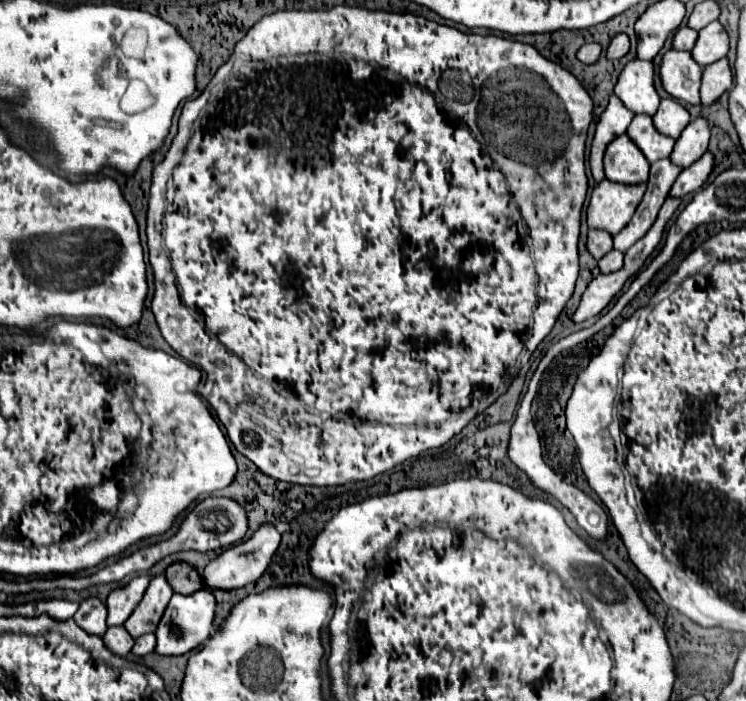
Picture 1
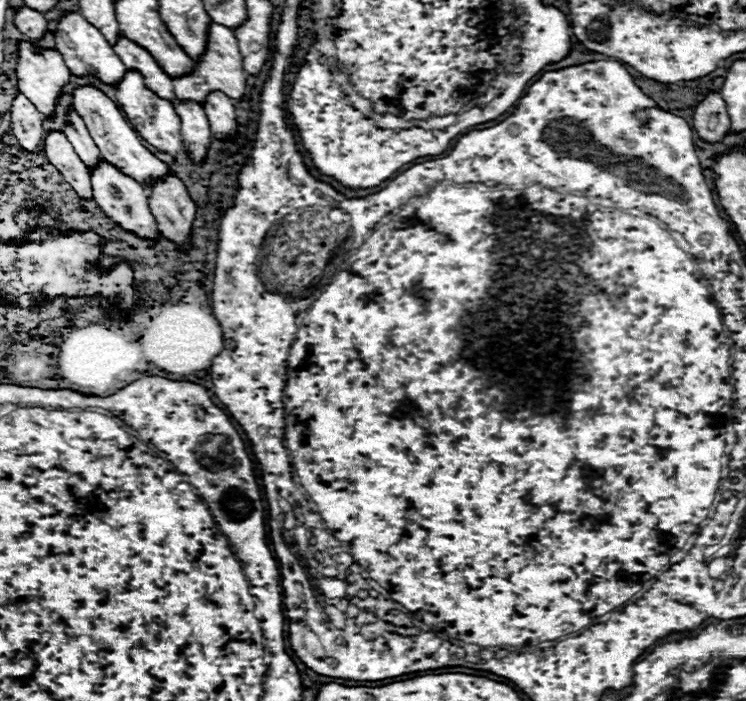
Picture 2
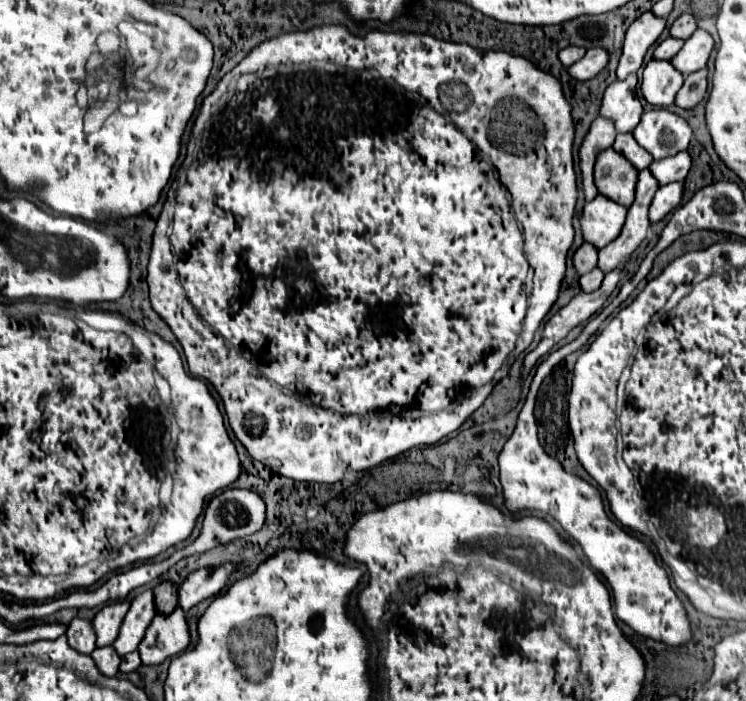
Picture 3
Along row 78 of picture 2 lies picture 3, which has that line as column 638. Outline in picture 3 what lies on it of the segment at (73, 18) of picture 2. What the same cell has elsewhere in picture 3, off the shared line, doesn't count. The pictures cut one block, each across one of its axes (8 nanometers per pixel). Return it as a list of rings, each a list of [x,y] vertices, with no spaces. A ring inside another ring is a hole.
[[[630,74],[626,80],[616,80],[606,88],[600,104],[600,116],[612,120],[616,132],[632,132],[642,112],[642,104],[636,96],[636,74]]]

